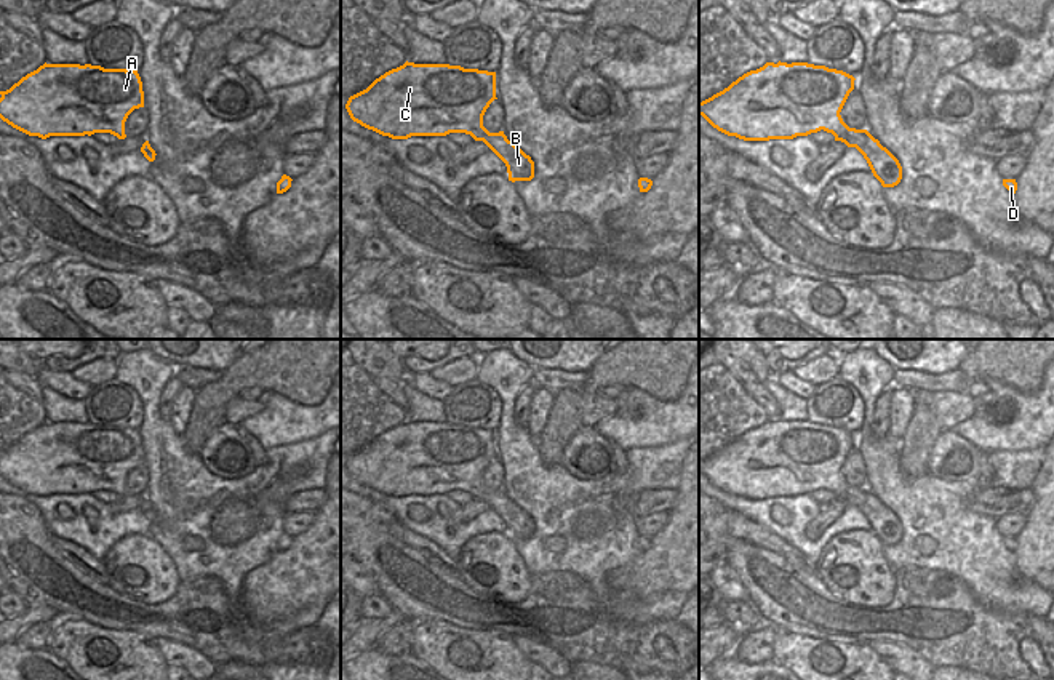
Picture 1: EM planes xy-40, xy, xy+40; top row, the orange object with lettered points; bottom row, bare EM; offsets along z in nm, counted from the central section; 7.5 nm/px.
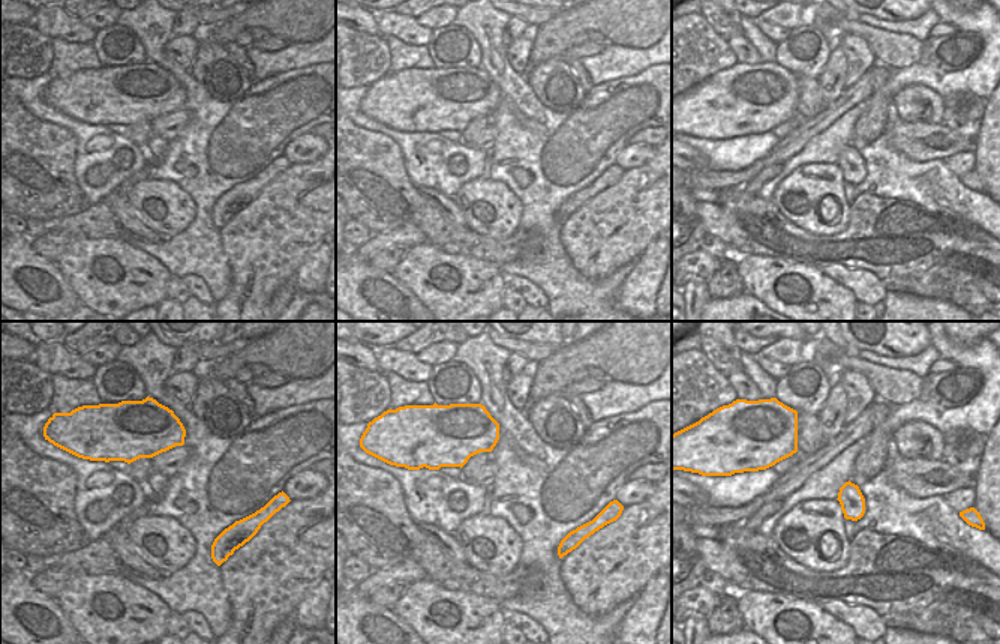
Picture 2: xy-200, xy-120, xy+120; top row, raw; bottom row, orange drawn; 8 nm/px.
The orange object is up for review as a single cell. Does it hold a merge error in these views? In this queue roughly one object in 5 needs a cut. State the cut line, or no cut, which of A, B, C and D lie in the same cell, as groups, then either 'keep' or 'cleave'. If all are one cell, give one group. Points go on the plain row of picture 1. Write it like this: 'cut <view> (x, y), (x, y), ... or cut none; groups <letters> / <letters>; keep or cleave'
cut none; groups A B C D; keep

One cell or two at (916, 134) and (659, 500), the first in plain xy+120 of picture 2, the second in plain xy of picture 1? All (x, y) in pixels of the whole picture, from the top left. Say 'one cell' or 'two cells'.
one cell

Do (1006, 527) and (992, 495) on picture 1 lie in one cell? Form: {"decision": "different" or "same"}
{"decision": "different"}

